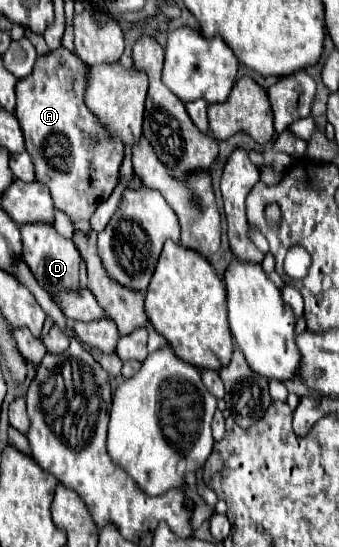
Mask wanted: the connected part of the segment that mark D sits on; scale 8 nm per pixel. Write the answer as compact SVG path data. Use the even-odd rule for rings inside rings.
M23 224L21 226L21 238L23 238L23 260L27 262L29 270L37 278L37 282L43 286L45 292L59 294L79 288L79 266L81 256L71 238L63 238L53 224Z

